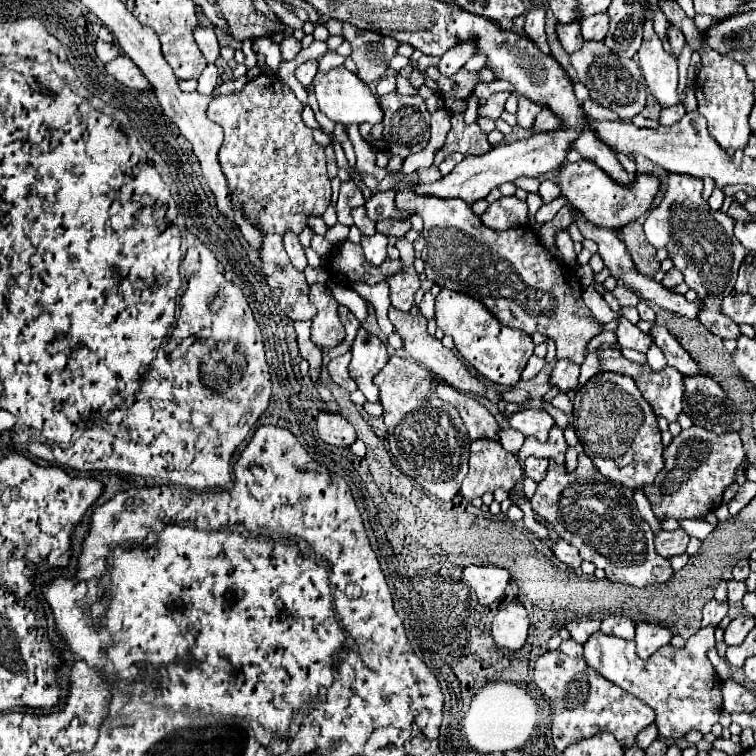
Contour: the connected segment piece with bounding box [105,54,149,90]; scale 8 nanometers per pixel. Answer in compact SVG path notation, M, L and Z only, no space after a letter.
M123 54L105 66L105 74L111 76L115 82L129 86L133 90L149 90L149 82L143 78L139 68L135 64L131 64L131 60Z

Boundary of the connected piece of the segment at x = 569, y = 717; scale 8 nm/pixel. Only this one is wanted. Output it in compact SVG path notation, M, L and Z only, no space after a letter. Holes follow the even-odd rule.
M571 638L563 640L557 650L539 656L535 664L535 684L543 690L543 694L549 694L549 702L555 706L551 730L557 750L565 750L571 742L595 736L599 732L611 732L621 744L629 746L635 736L655 720L651 706L643 704L639 698L627 694L589 668L583 660L583 646ZM563 682L567 682L567 692Z

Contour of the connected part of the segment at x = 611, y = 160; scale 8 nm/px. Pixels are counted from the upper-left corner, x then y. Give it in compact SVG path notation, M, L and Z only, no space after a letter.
M585 130L575 142L573 142L573 150L577 150L579 154L583 154L583 158L591 160L593 164L597 164L599 168L603 168L603 172L607 172L617 184L631 184L629 174L625 172L625 168L619 164L615 152L611 152L593 132Z

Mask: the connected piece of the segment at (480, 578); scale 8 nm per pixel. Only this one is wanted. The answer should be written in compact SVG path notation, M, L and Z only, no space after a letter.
M467 566L463 578L475 590L481 606L489 606L501 600L505 586L509 584L509 572L497 566Z

